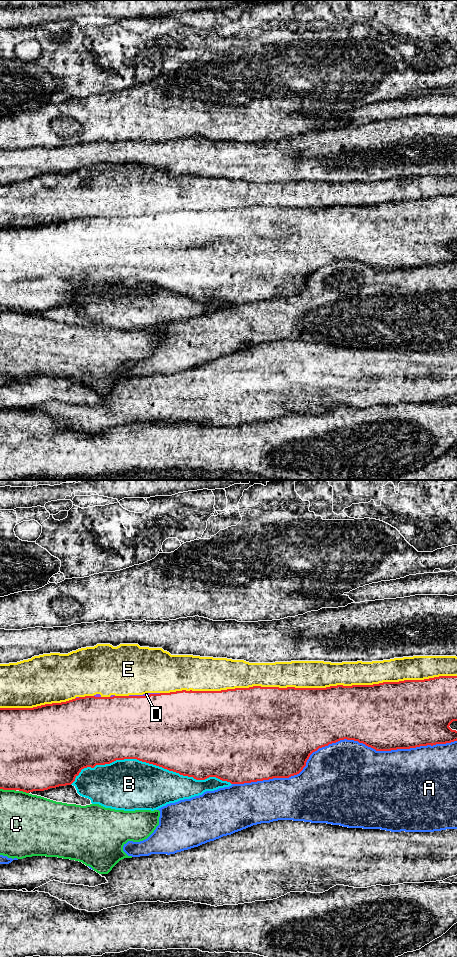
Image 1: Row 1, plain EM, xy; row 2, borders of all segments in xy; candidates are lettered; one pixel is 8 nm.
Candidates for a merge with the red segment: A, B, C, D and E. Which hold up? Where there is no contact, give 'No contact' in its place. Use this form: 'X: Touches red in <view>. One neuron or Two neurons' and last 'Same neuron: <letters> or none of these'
A: Touches red in xy. Two neurons
B: Touches red in xy. Two neurons
C: Touches red in xy. Two neurons
D: Touches red in xy. Two neurons
E: Touches red in xy. Two neurons
Same neuron: none of these

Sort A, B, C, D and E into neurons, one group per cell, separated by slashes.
A / B / C / D E

